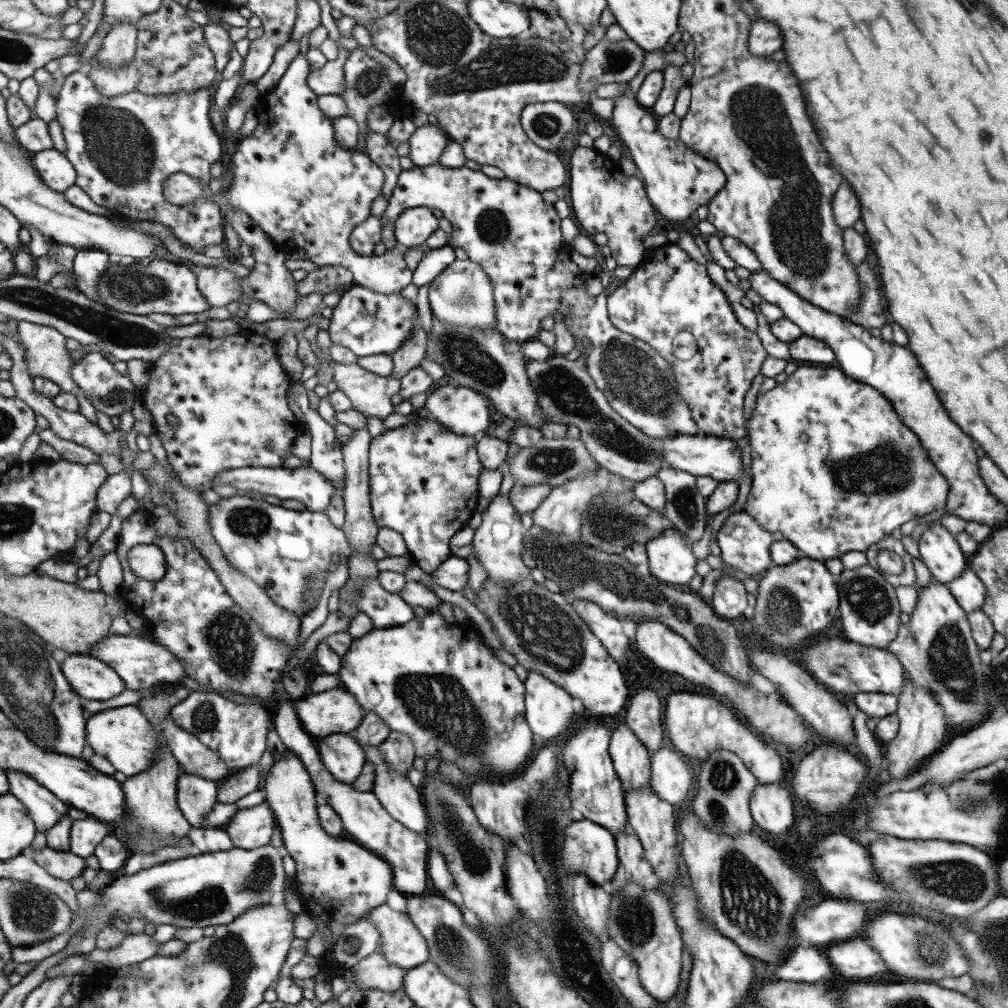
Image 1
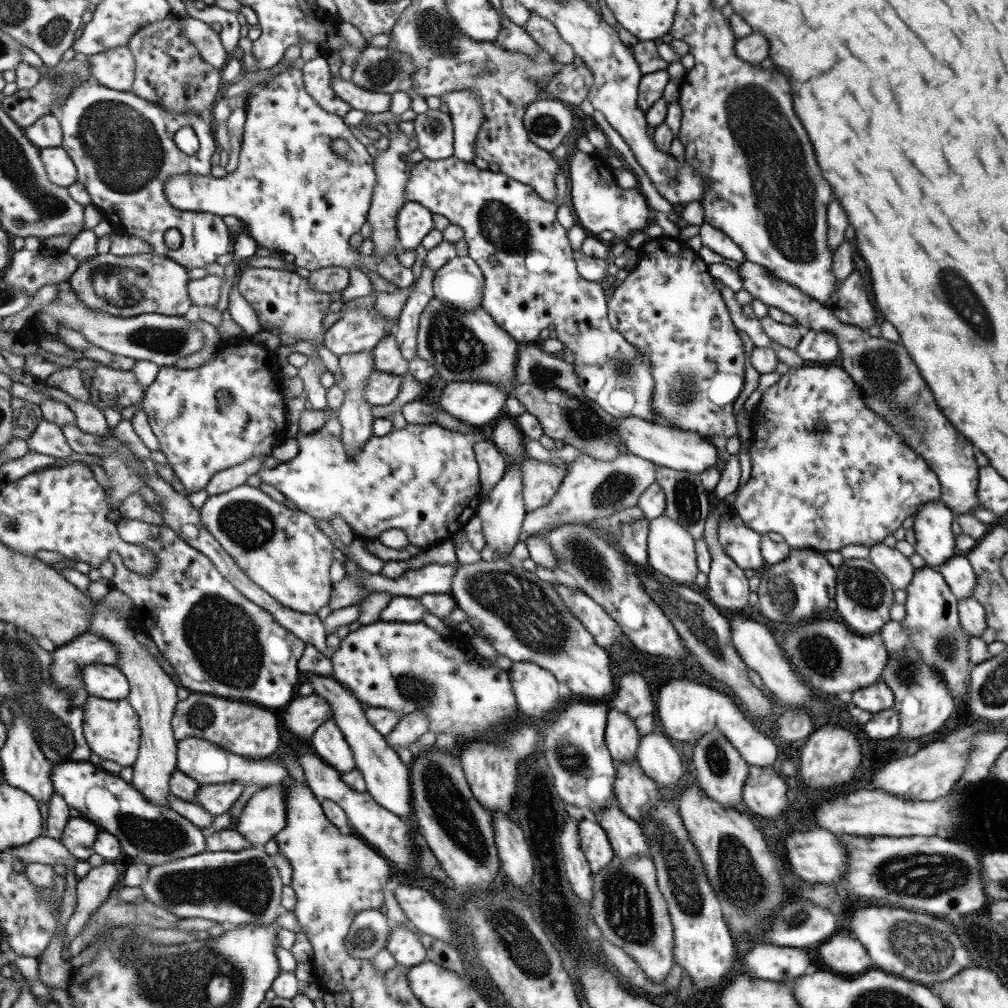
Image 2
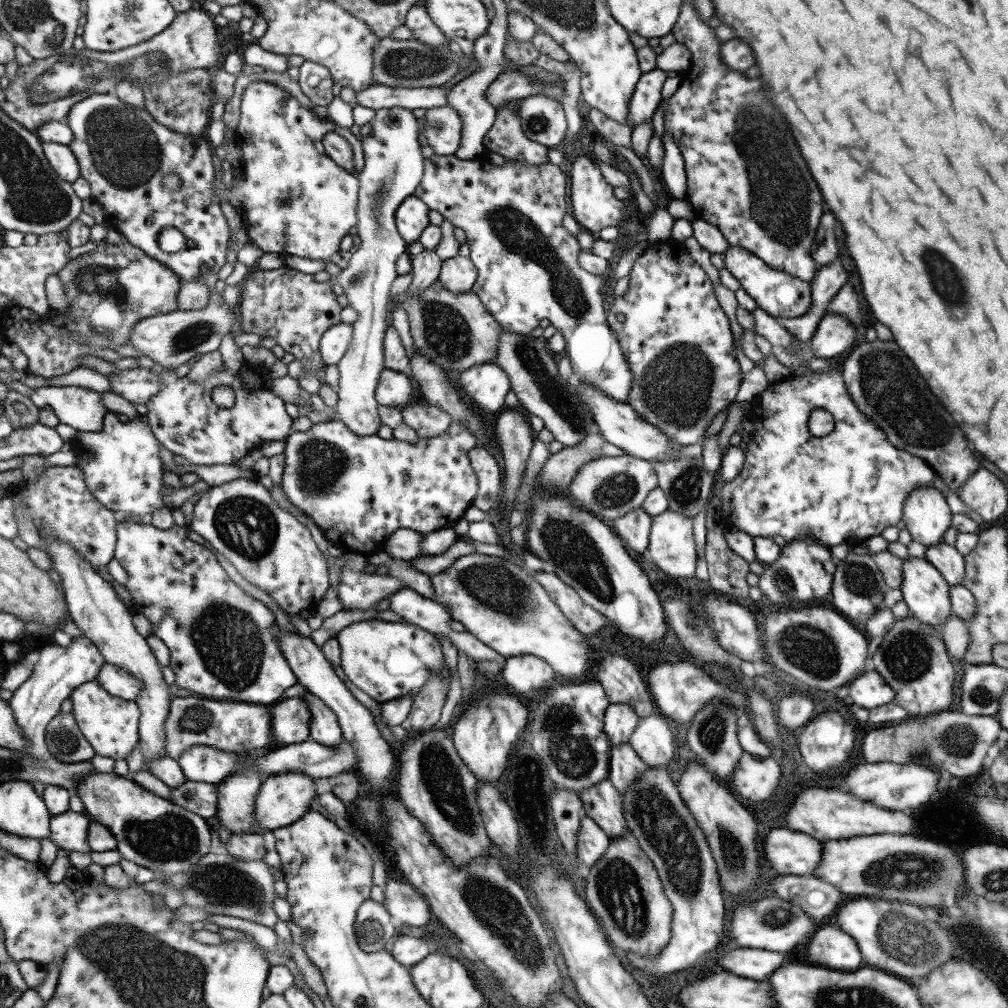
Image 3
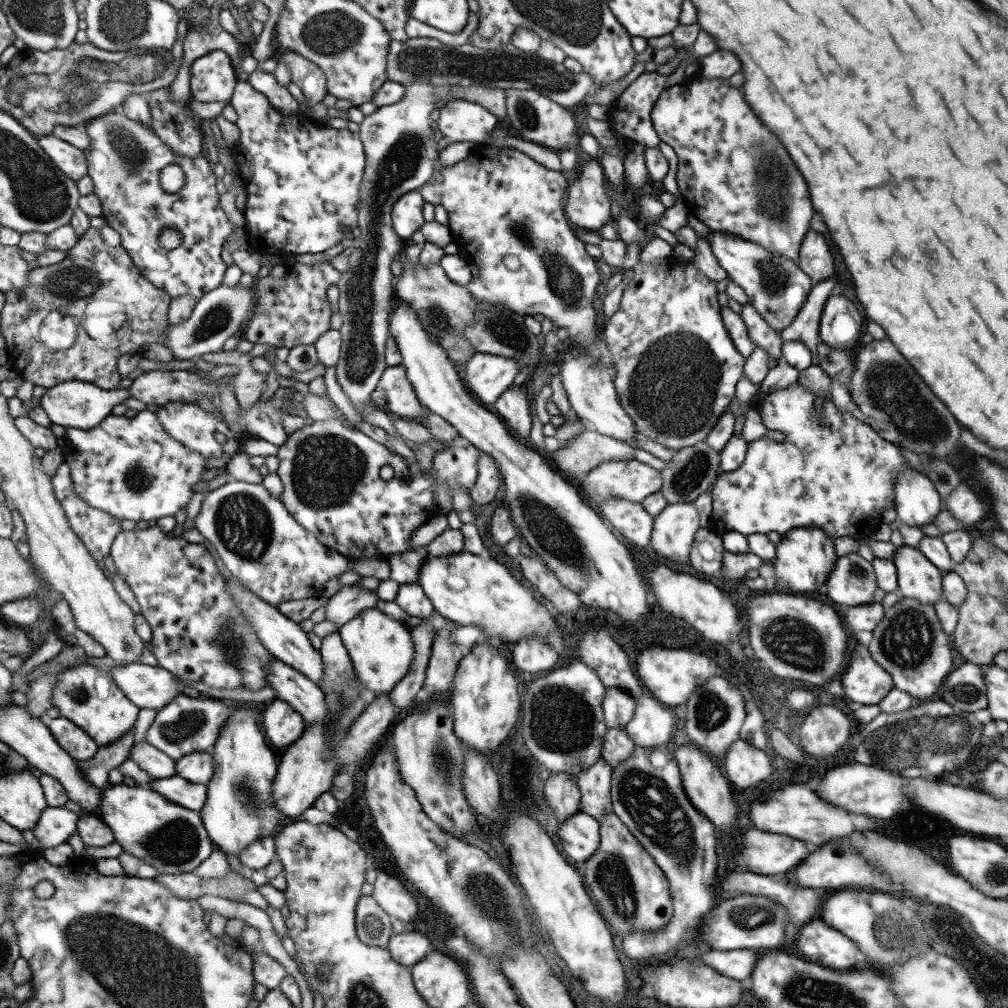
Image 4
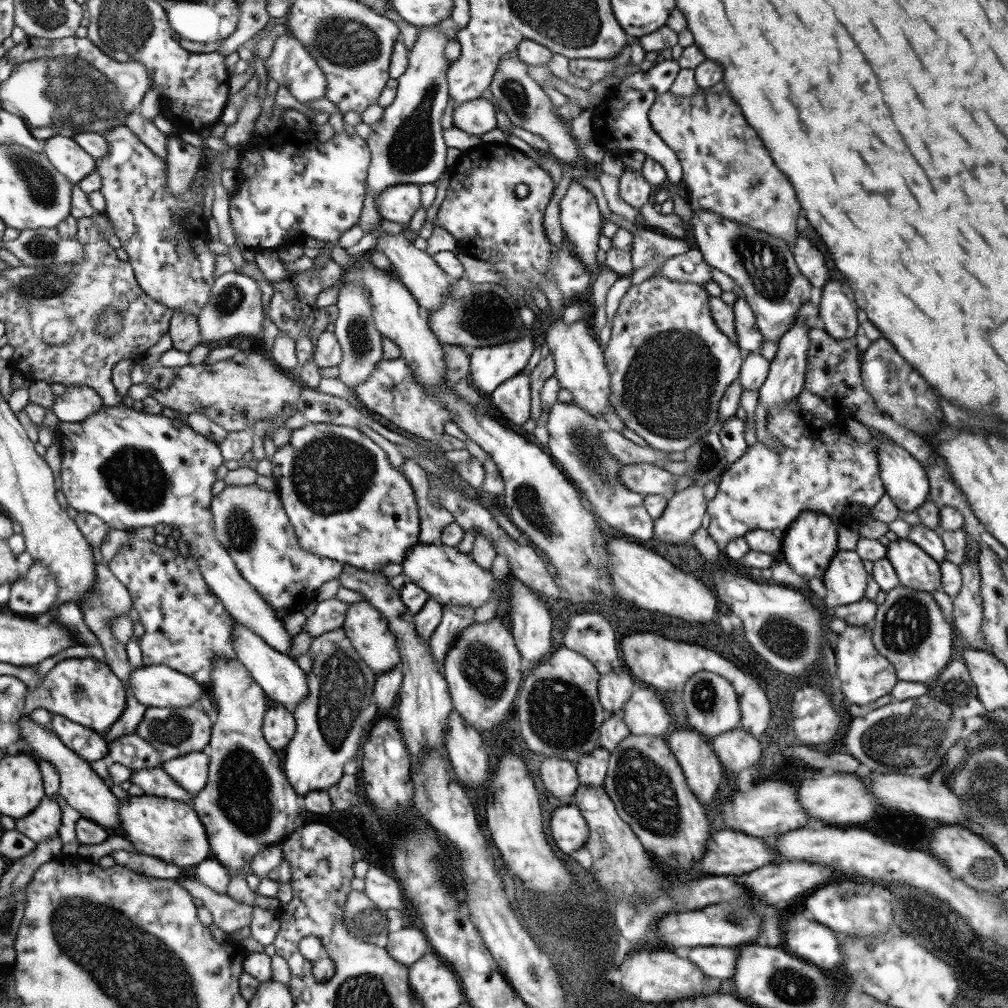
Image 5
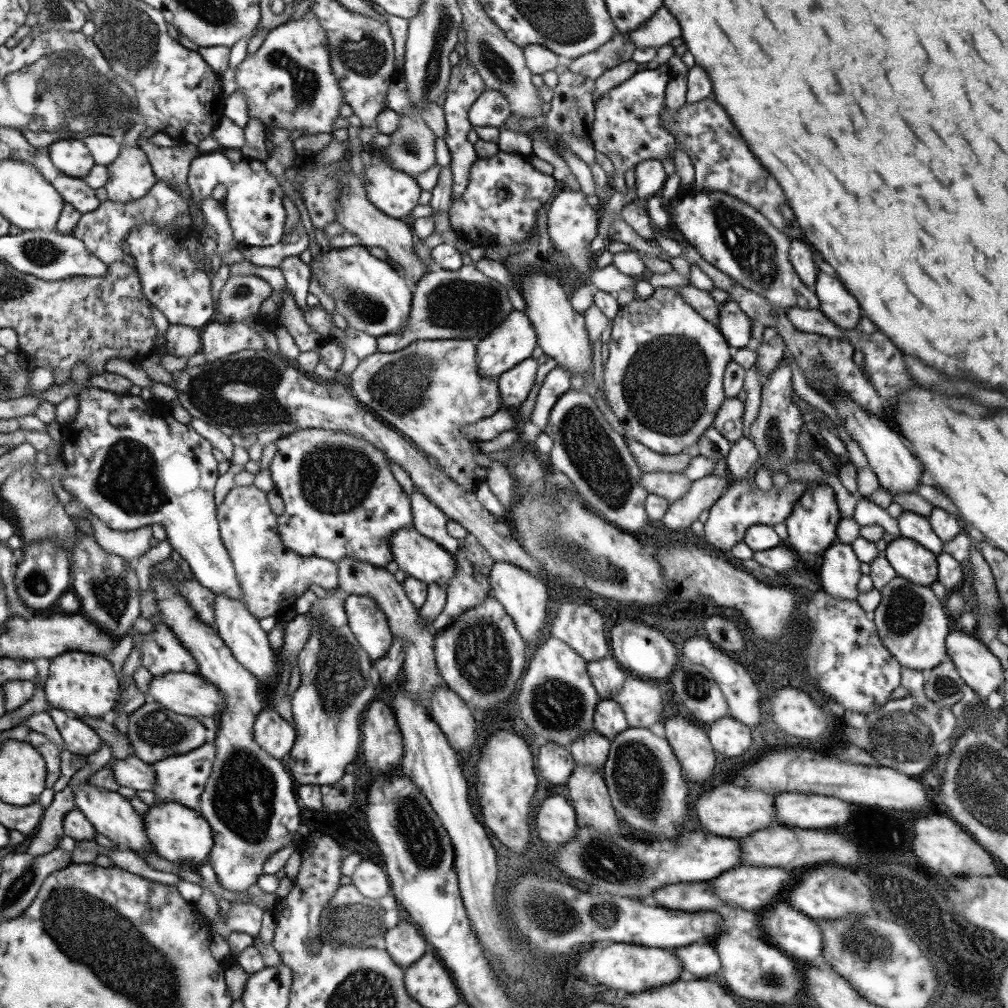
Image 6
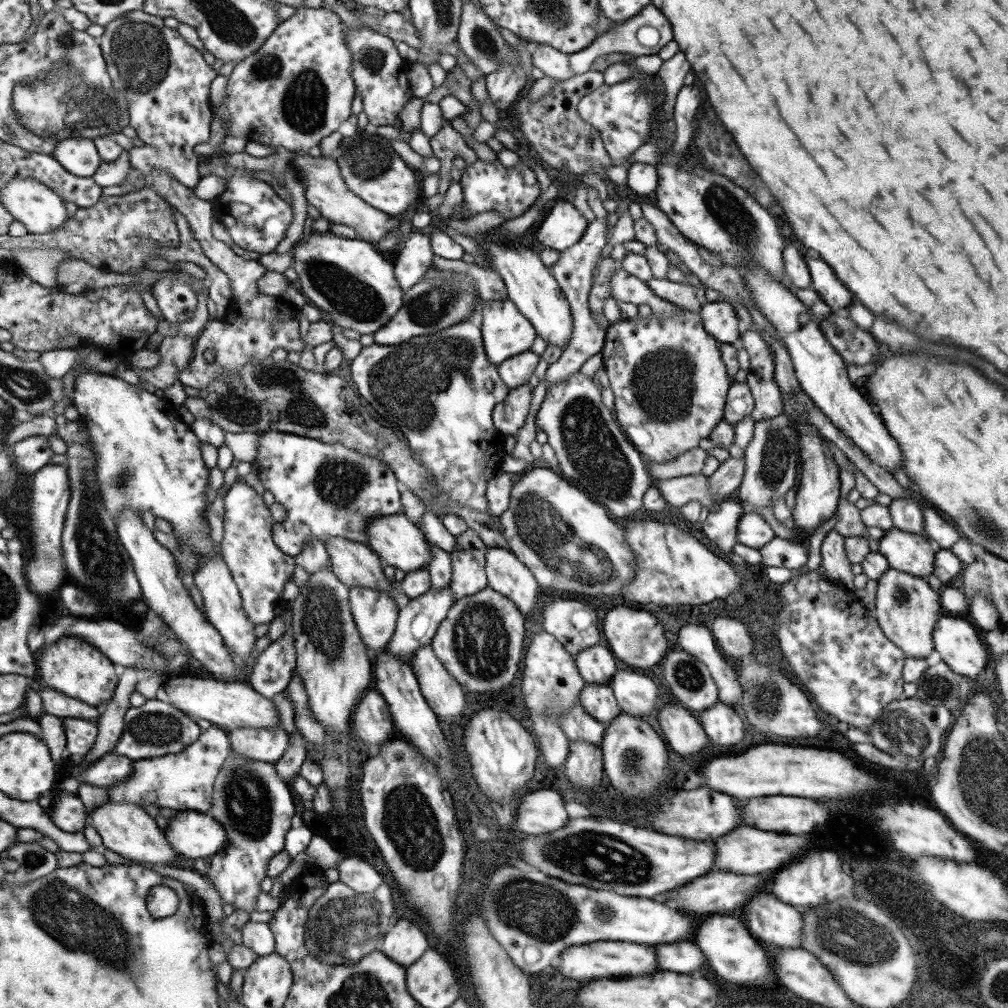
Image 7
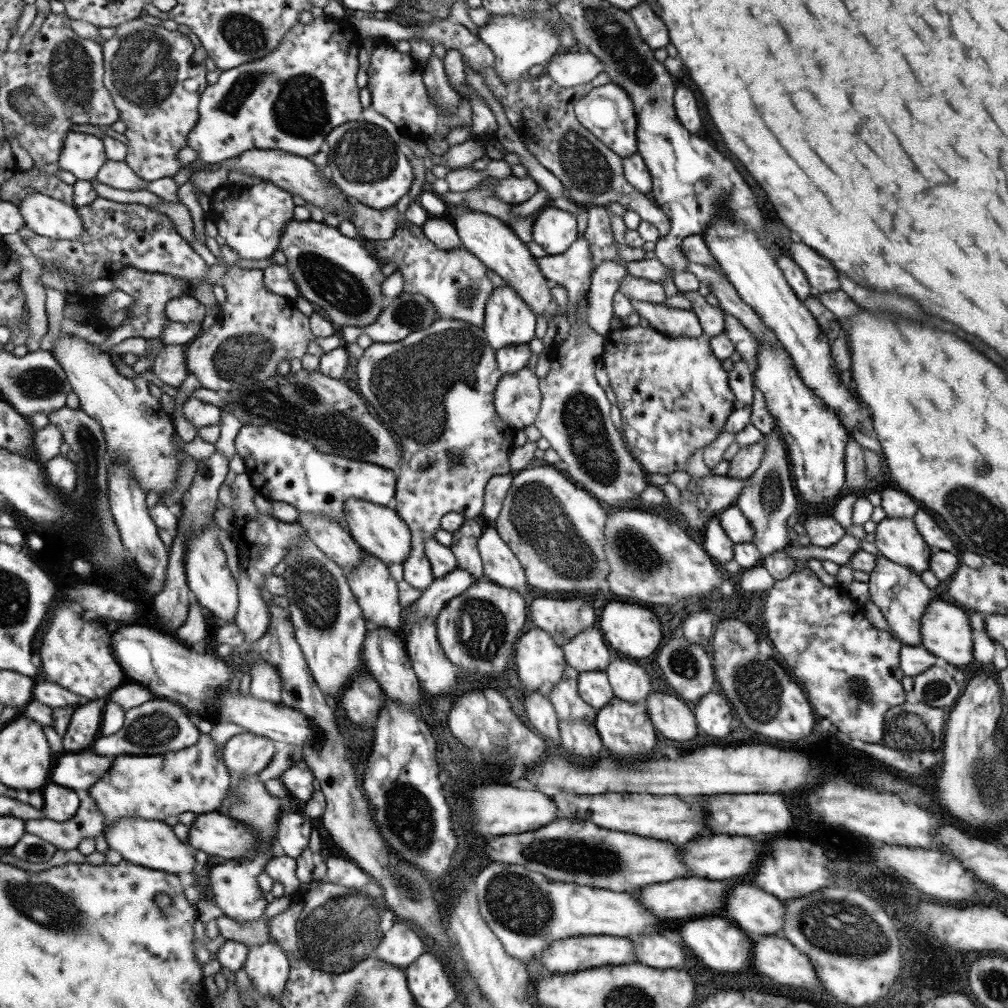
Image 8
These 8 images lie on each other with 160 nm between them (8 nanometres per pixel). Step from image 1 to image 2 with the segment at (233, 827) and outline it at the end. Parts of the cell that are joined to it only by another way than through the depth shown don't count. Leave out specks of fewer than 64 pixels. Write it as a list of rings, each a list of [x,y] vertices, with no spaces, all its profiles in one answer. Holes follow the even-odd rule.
[[[284,786],[261,787],[251,795],[235,822],[235,832],[252,846],[262,848],[285,827]]]

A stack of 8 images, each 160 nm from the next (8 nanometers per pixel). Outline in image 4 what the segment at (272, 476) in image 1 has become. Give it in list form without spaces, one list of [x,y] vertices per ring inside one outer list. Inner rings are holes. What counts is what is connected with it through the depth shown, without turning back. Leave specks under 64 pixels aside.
[[[329,418],[327,420],[313,421],[312,424],[305,424],[302,428],[289,434],[286,442],[281,446],[278,446],[276,457],[278,458],[278,467],[276,468],[275,473],[280,478],[283,488],[279,499],[299,526],[308,530],[323,546],[338,552],[347,559],[371,559],[378,557],[385,559],[390,555],[407,554],[410,545],[409,539],[411,538],[413,531],[416,528],[419,528],[423,523],[426,523],[432,516],[440,514],[438,506],[433,500],[433,483],[438,483],[439,481],[444,482],[445,486],[449,488],[450,496],[453,495],[453,490],[456,485],[461,487],[463,492],[469,492],[476,481],[478,450],[463,437],[456,436],[453,440],[444,442],[443,451],[435,452],[435,455],[432,458],[432,470],[430,470],[430,472],[421,472],[415,459],[414,462],[407,462],[406,460],[403,460],[402,456],[389,451],[384,445],[367,437],[363,432],[359,431],[358,428],[348,424],[343,419]]]

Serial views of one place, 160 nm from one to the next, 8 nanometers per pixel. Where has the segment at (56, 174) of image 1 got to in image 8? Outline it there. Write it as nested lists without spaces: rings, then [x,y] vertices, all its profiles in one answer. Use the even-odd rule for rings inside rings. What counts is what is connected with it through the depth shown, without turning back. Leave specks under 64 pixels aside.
[[[68,131],[62,141],[58,166],[70,172],[77,181],[90,181],[106,159],[100,138],[93,134]]]

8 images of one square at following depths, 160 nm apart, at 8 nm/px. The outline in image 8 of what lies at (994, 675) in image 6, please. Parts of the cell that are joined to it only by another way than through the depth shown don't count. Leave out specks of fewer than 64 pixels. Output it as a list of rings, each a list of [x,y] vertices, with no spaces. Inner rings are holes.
[[[935,596],[922,614],[920,620],[920,644],[933,656],[940,656],[949,664],[950,669],[967,666],[972,657],[972,638],[966,611],[944,597]]]

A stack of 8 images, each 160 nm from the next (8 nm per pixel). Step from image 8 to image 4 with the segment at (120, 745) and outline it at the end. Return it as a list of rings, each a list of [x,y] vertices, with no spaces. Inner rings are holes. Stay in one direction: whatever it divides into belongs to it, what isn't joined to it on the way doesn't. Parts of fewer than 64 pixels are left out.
[[[181,694],[155,714],[153,722],[145,732],[145,742],[169,756],[174,762],[191,752],[211,751],[219,736],[219,730],[233,712],[235,708],[231,702],[202,696],[195,699]]]

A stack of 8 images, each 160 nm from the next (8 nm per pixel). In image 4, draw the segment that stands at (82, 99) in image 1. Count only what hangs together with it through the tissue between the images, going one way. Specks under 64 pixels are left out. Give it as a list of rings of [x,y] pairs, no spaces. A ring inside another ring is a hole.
[[[119,108],[96,116],[83,124],[84,131],[90,138],[88,148],[83,152],[87,163],[87,176],[92,180],[92,193],[99,199],[101,217],[122,239],[123,249],[133,260],[133,264],[145,280],[155,288],[161,289],[171,299],[178,296],[191,296],[196,301],[207,292],[217,288],[223,279],[226,265],[221,260],[222,244],[232,235],[231,224],[222,212],[217,200],[215,177],[209,169],[209,162],[204,153],[195,158],[177,156],[150,127],[134,120],[129,120]],[[176,164],[183,171],[183,186],[177,192],[165,192],[159,184],[162,168]],[[169,228],[181,235],[181,246],[173,250],[159,248],[159,233]]]

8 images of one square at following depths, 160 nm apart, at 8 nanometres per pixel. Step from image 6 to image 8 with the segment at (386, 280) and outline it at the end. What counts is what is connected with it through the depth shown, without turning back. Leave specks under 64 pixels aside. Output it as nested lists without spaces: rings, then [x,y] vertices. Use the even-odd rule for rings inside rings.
[[[292,219],[283,226],[278,248],[285,256],[285,265],[296,285],[298,295],[317,304],[327,314],[329,321],[341,326],[363,328],[371,324],[385,306],[385,298],[381,293],[381,284],[385,280],[381,274],[382,265],[375,259],[375,255],[365,250],[362,239],[346,238],[335,227],[327,226],[323,222],[314,222],[311,219],[297,222]]]

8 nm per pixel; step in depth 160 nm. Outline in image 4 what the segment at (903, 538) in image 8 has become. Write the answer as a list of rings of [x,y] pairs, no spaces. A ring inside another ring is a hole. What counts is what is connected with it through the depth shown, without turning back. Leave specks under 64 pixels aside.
[[[898,546],[892,554],[896,568],[897,591],[903,597],[931,605],[942,598],[941,571],[919,549]]]

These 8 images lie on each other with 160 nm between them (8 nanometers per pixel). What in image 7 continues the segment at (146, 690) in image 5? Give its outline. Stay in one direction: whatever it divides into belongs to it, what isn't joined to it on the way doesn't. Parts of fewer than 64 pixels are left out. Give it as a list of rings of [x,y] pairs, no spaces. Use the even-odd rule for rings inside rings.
[[[188,673],[169,677],[162,686],[172,706],[187,715],[195,715],[211,722],[212,726],[224,731],[239,728],[275,729],[280,727],[277,710],[271,701],[254,692],[246,682],[215,680],[210,677],[192,676]]]

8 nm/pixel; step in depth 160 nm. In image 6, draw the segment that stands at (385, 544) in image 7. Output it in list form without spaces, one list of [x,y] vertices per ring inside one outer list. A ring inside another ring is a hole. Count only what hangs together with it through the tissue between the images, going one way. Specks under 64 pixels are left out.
[[[413,526],[400,528],[390,536],[392,565],[426,585],[446,584],[453,576],[453,555],[438,544],[421,536]]]

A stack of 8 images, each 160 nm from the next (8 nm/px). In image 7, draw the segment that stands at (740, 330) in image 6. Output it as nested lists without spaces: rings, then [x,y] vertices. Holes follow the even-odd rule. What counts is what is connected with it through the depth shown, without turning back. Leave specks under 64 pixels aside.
[[[720,299],[704,301],[697,313],[703,328],[718,344],[738,345],[740,334],[737,331],[737,316],[731,305]]]

